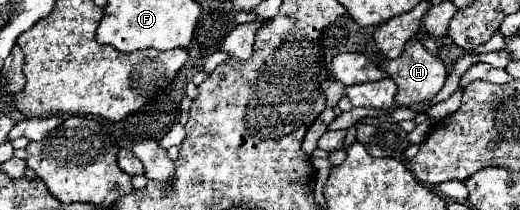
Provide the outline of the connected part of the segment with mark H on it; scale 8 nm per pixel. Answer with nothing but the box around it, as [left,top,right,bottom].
[381,38,447,106]

